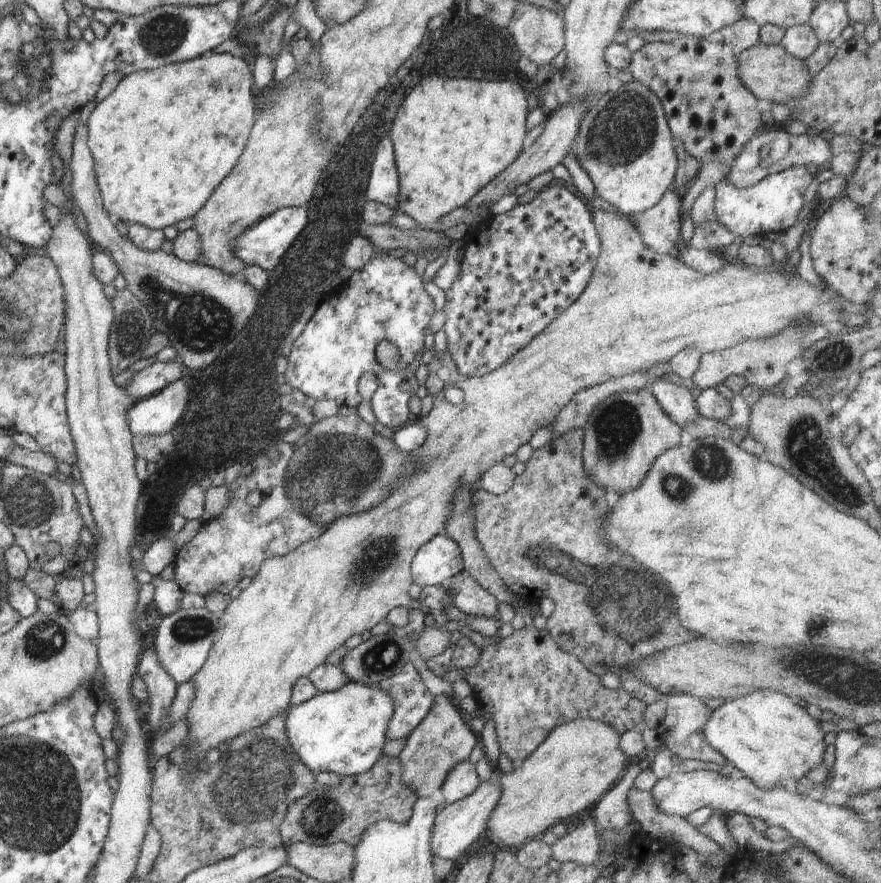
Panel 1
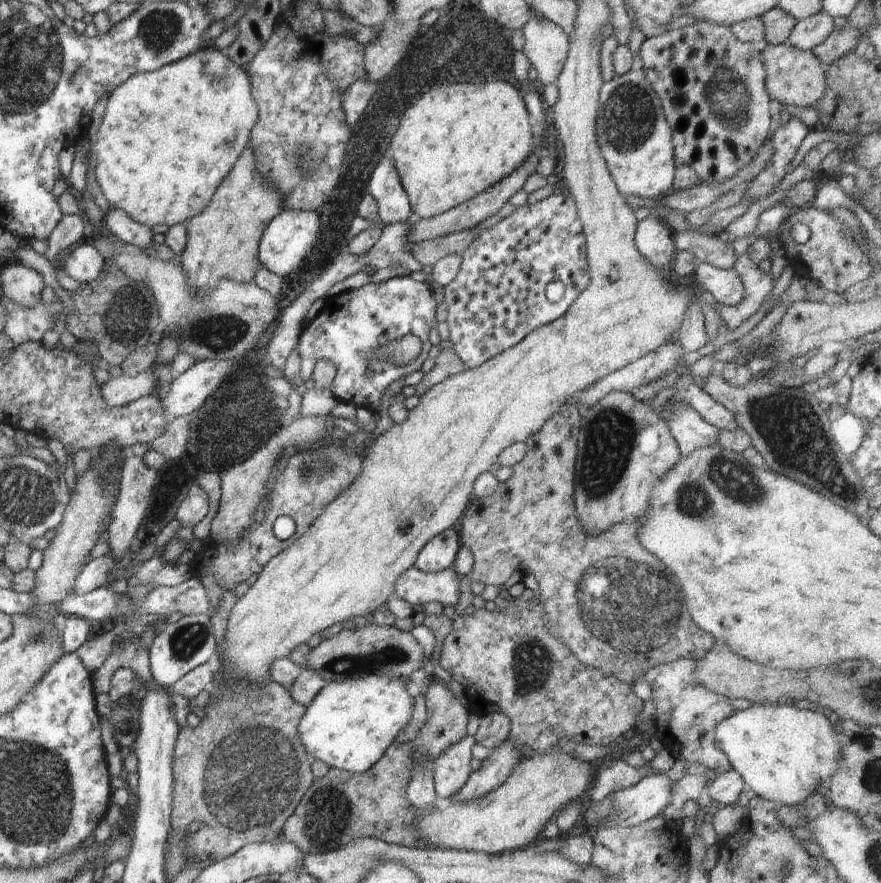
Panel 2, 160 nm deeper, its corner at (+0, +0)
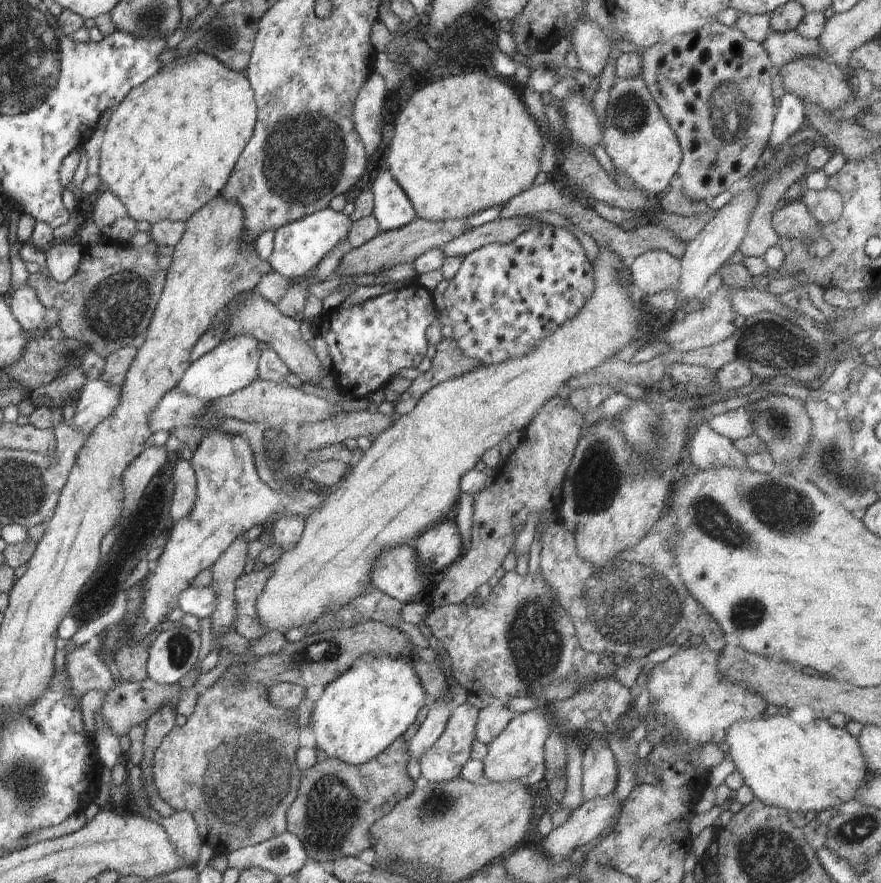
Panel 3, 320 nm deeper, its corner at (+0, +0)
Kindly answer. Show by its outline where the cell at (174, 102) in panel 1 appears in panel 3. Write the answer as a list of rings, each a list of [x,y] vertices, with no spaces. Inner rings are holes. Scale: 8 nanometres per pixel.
[[[197,50],[189,51],[184,57],[178,57],[171,62],[166,63],[154,75],[151,76],[144,84],[133,88],[128,96],[116,108],[112,109],[113,113],[106,124],[106,130],[101,145],[99,174],[105,187],[110,189],[116,198],[127,208],[128,214],[135,221],[150,222],[154,224],[161,220],[182,221],[198,212],[206,203],[215,199],[221,194],[225,184],[228,182],[238,157],[242,154],[246,143],[250,140],[253,128],[257,119],[257,106],[255,103],[255,94],[245,77],[244,73],[239,73],[223,65],[218,59],[204,52]]]

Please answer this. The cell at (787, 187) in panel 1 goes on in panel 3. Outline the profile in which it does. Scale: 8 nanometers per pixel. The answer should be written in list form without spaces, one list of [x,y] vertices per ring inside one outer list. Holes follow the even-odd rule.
[[[786,91],[780,97],[780,104],[776,106],[773,120],[773,131],[769,138],[771,154],[780,150],[782,144],[798,130],[806,125],[805,106],[794,93]]]

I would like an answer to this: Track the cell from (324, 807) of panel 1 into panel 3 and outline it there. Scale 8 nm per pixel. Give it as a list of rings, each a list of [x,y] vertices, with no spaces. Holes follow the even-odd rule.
[[[398,737],[377,757],[361,765],[351,765],[340,759],[328,756],[318,747],[316,764],[301,774],[296,798],[287,810],[287,830],[295,834],[302,843],[309,858],[319,863],[337,861],[342,857],[357,857],[360,852],[373,845],[370,827],[395,807],[395,804],[414,790],[414,781],[406,772],[409,758],[408,743],[404,737]]]

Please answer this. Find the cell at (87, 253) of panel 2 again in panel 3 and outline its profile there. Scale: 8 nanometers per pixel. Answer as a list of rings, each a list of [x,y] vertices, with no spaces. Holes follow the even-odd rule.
[[[53,242],[46,250],[45,261],[49,274],[59,283],[67,281],[78,268],[82,255],[82,245],[64,242]]]

